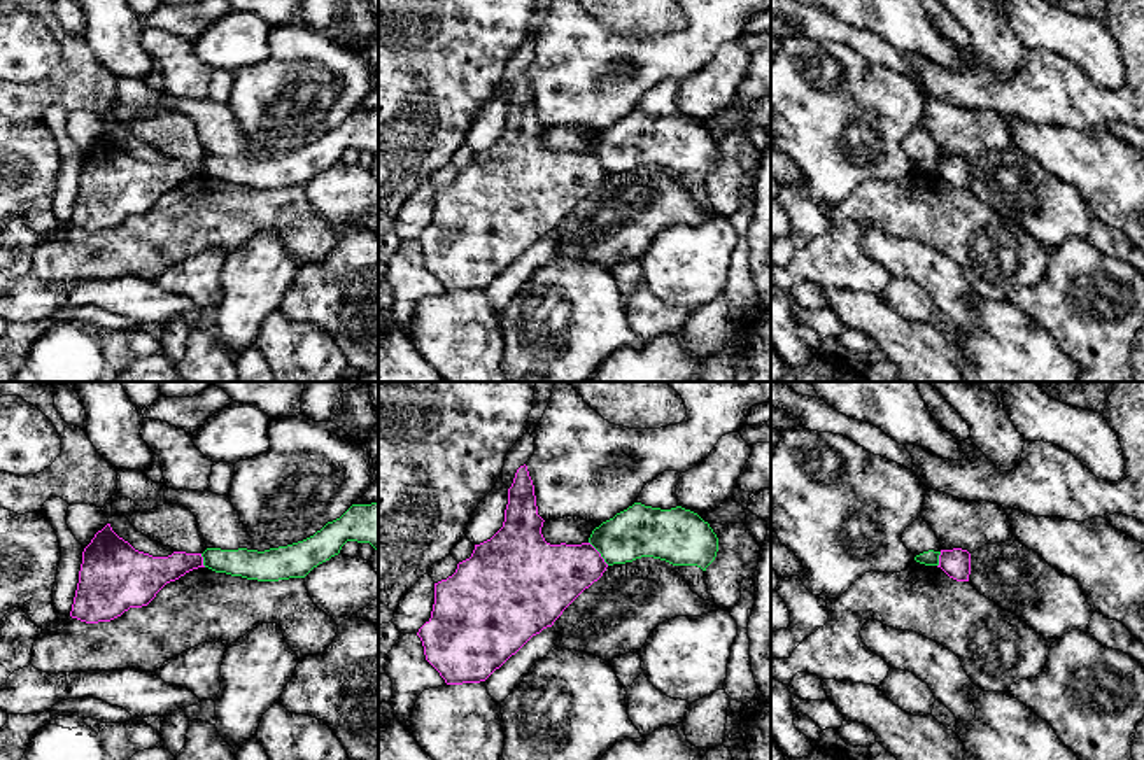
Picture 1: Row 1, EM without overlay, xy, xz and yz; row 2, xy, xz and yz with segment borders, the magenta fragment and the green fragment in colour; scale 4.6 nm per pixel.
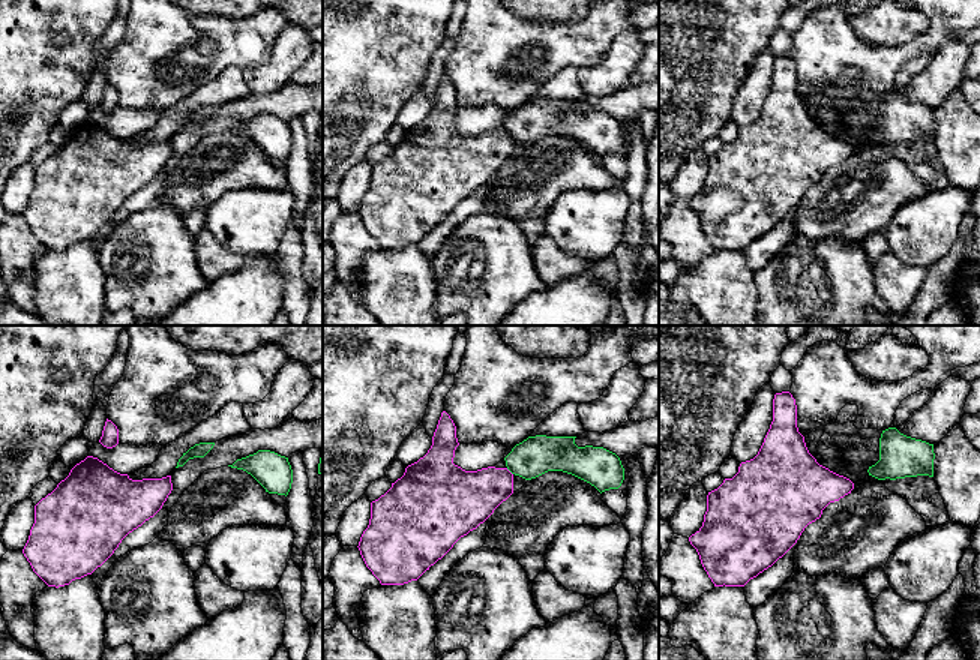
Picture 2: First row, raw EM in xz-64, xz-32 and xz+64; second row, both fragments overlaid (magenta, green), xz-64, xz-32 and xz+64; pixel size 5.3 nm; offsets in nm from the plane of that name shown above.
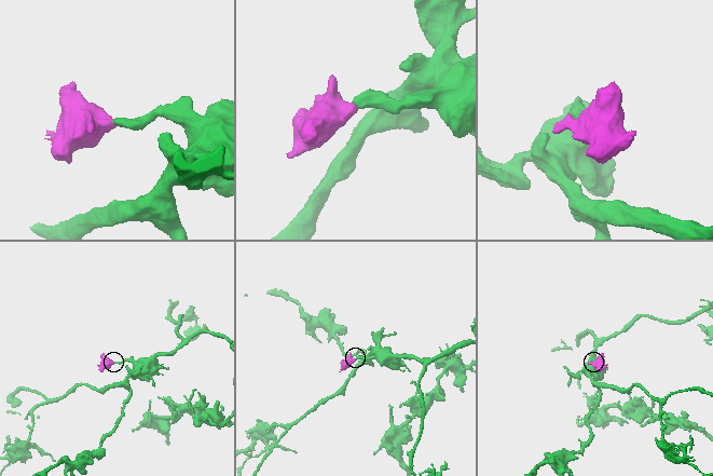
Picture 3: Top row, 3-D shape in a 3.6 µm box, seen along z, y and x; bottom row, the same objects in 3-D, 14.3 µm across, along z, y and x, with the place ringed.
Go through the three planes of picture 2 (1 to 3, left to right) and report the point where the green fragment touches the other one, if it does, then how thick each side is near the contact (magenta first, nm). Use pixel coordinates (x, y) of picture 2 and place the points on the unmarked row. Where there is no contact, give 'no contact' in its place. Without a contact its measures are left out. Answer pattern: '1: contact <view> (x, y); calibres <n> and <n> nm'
1: no contact
2: contact xz-32 (509, 135); calibres 280 and 200 nm
3: no contact

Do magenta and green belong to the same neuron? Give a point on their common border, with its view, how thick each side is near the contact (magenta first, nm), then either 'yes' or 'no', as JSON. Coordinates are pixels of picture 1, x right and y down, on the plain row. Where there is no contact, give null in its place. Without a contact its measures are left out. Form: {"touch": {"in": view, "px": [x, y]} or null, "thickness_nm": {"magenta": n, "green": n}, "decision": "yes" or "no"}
{"touch": {"in": "xz", "px": [600, 161]}, "thickness_nm": {"magenta": 300, "green": 240}, "decision": "no"}

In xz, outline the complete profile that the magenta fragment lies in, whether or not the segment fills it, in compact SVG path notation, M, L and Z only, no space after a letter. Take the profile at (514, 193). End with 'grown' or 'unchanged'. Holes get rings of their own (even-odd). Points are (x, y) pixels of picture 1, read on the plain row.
M520 74L508 96L503 135L475 152L470 166L447 187L434 191L431 226L419 236L426 268L447 292L480 291L515 263L533 243L552 235L562 219L606 179L590 152L550 152L541 142L534 93Z; unchanged

